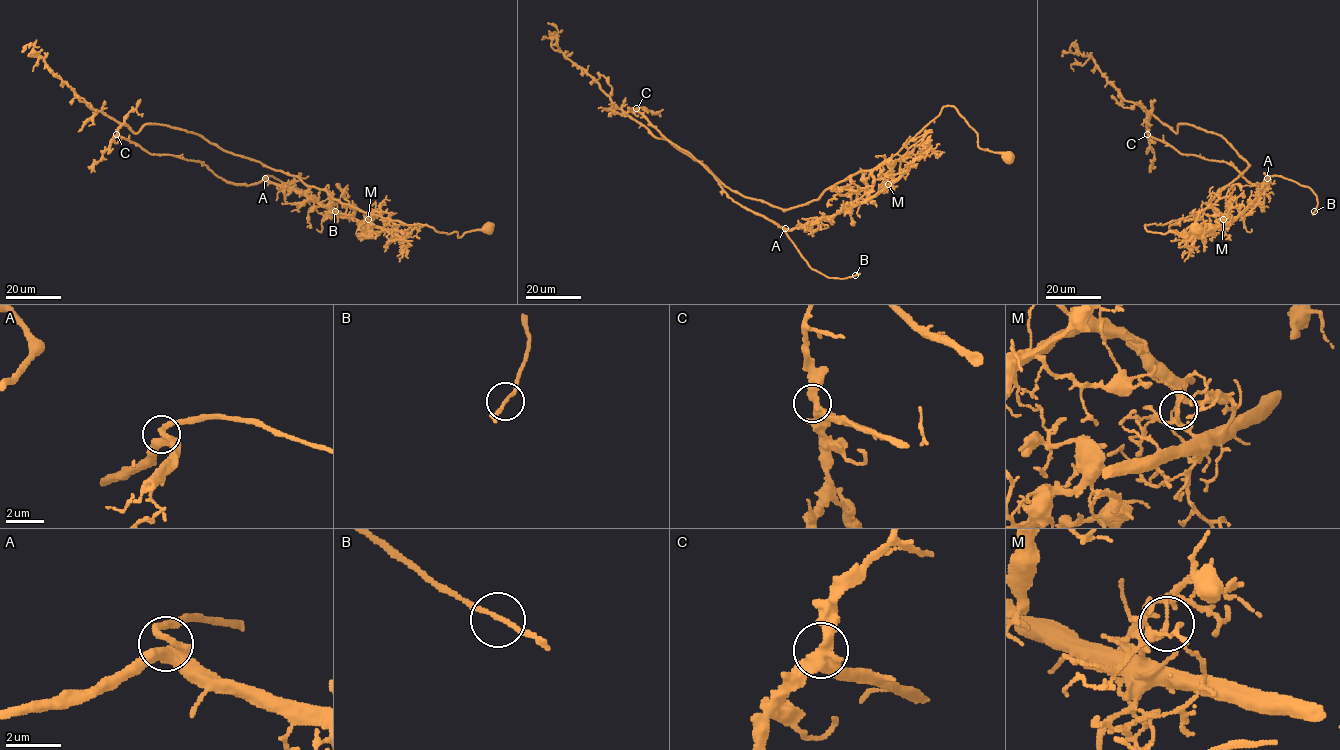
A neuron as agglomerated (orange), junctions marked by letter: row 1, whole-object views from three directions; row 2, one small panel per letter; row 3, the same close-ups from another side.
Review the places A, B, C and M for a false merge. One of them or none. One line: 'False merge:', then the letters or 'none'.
False merge: M

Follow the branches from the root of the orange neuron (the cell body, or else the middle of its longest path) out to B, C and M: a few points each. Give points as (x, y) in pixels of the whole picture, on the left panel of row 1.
B: (489, 228), (458, 237), (354, 208), (353, 217), (340, 217), (264, 177), (335, 211)
C: (489, 228), (458, 237), (354, 208), (340, 217), (286, 187), (236, 185), (116, 134)
M: (489, 228), (458, 237), (457, 232), (446, 233), (426, 225), (405, 224), (370, 213), (374, 211), (368, 219)

